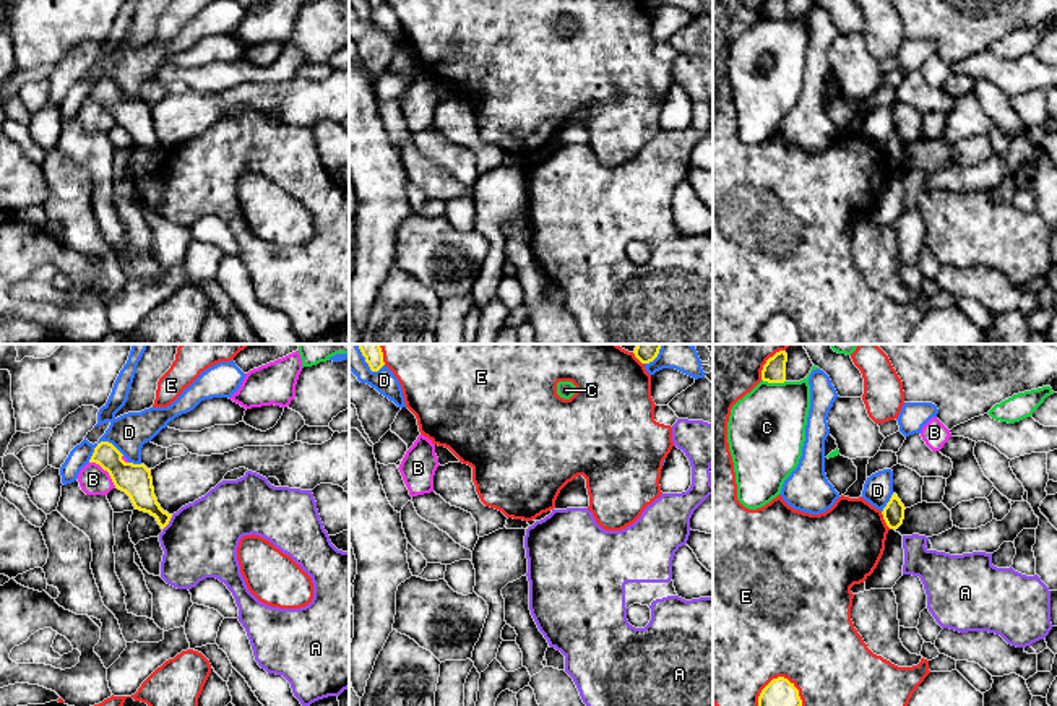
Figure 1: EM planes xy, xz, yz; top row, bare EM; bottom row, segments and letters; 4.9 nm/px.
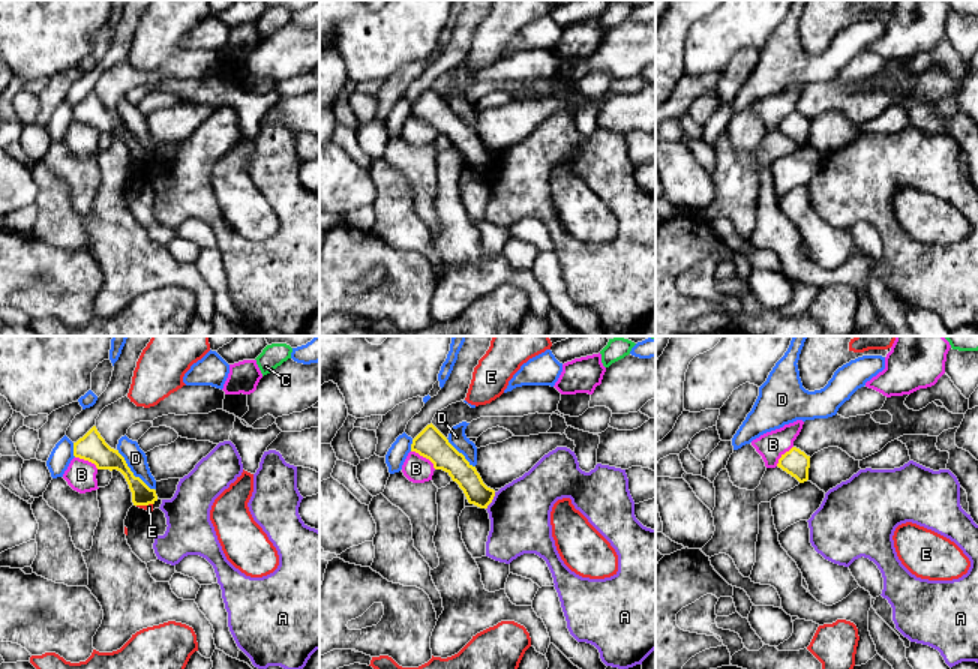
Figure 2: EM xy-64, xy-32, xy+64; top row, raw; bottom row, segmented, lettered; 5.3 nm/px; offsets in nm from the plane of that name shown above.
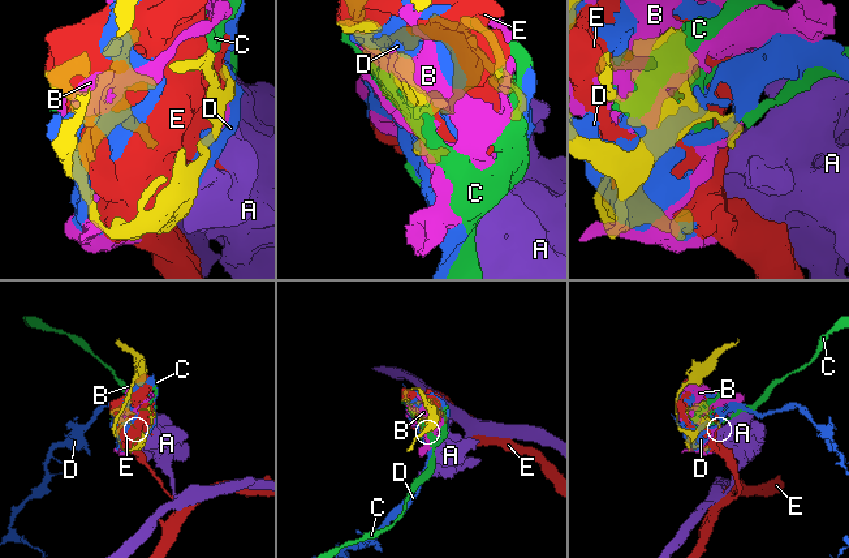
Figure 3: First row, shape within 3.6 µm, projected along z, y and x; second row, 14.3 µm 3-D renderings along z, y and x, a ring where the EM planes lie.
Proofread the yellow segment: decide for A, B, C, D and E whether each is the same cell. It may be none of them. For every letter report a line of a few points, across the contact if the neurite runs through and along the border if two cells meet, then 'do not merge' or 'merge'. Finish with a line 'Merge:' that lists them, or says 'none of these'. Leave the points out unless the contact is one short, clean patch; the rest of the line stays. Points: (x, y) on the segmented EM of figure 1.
A: xy (172, 515), (163, 529) | do not merge
B: do not merge
C: do not merge
D: do not merge
E: do not merge
Merge: none of these

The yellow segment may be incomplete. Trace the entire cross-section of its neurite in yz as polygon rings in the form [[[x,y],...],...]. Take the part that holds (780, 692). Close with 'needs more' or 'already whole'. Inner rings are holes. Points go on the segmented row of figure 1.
[[[778,677],[761,690],[758,706],[802,706],[802,700],[794,683]]]; already whole

